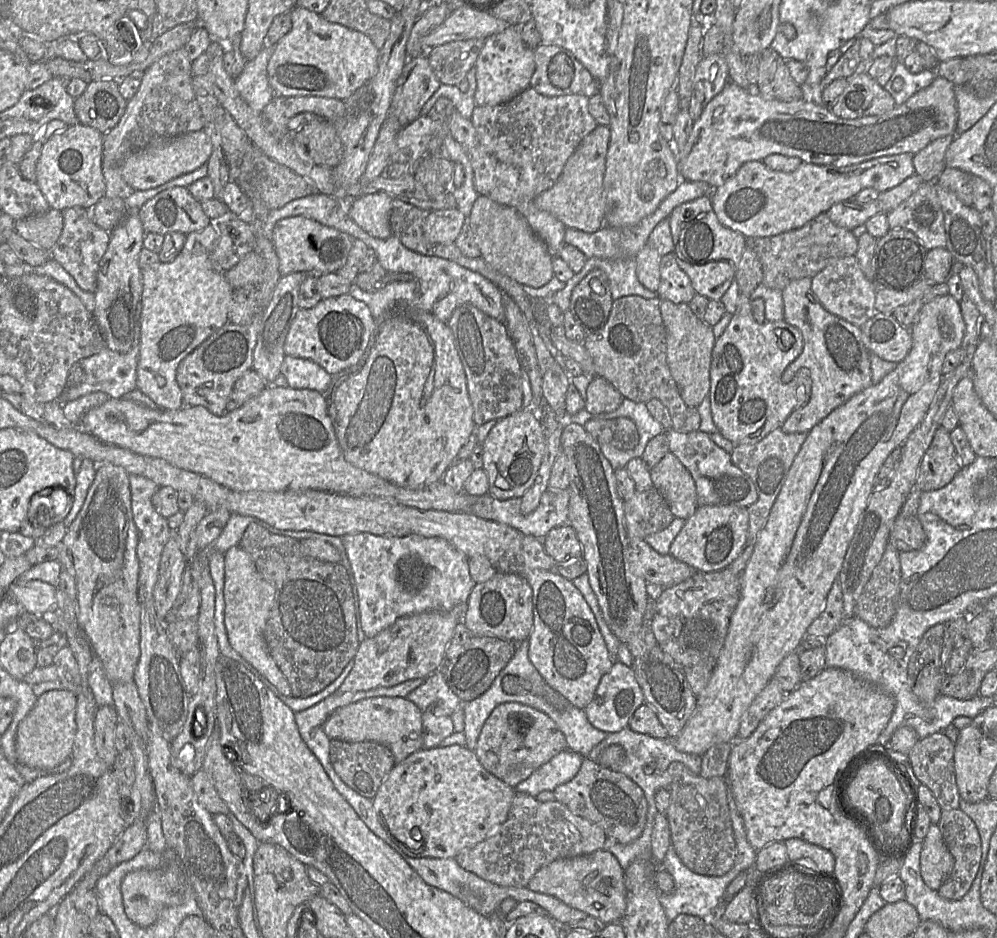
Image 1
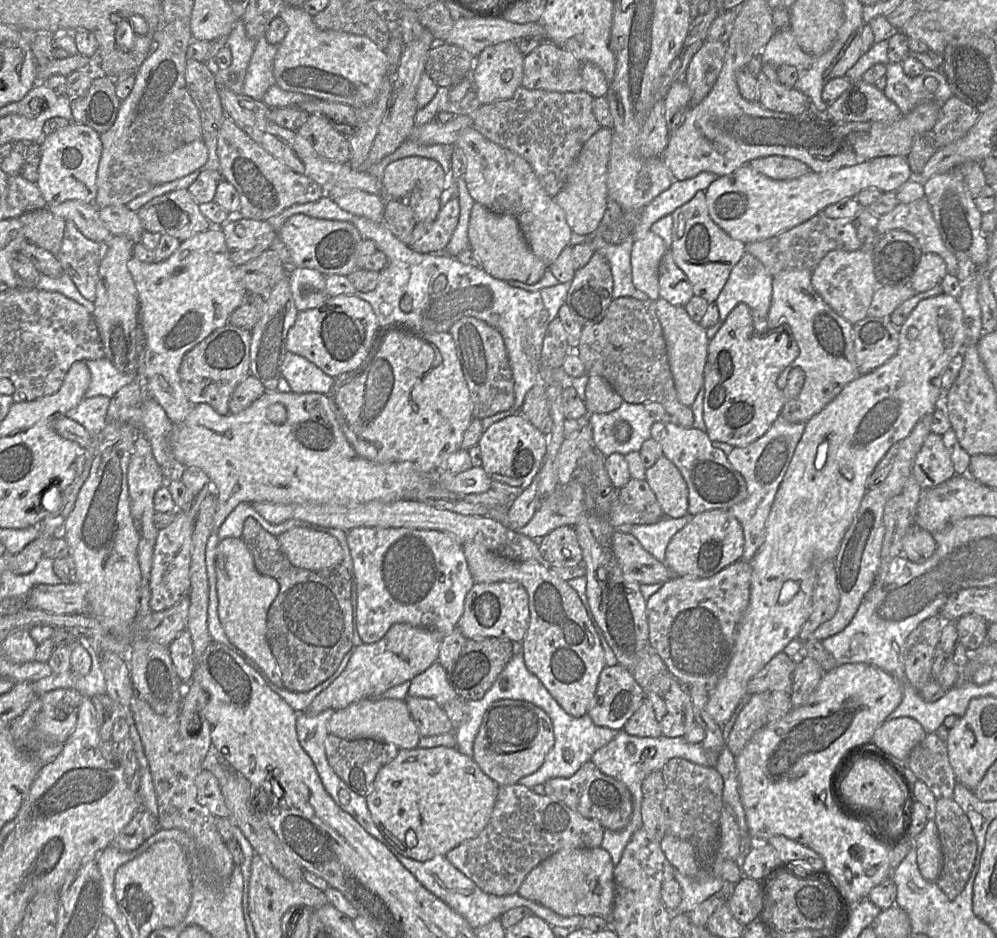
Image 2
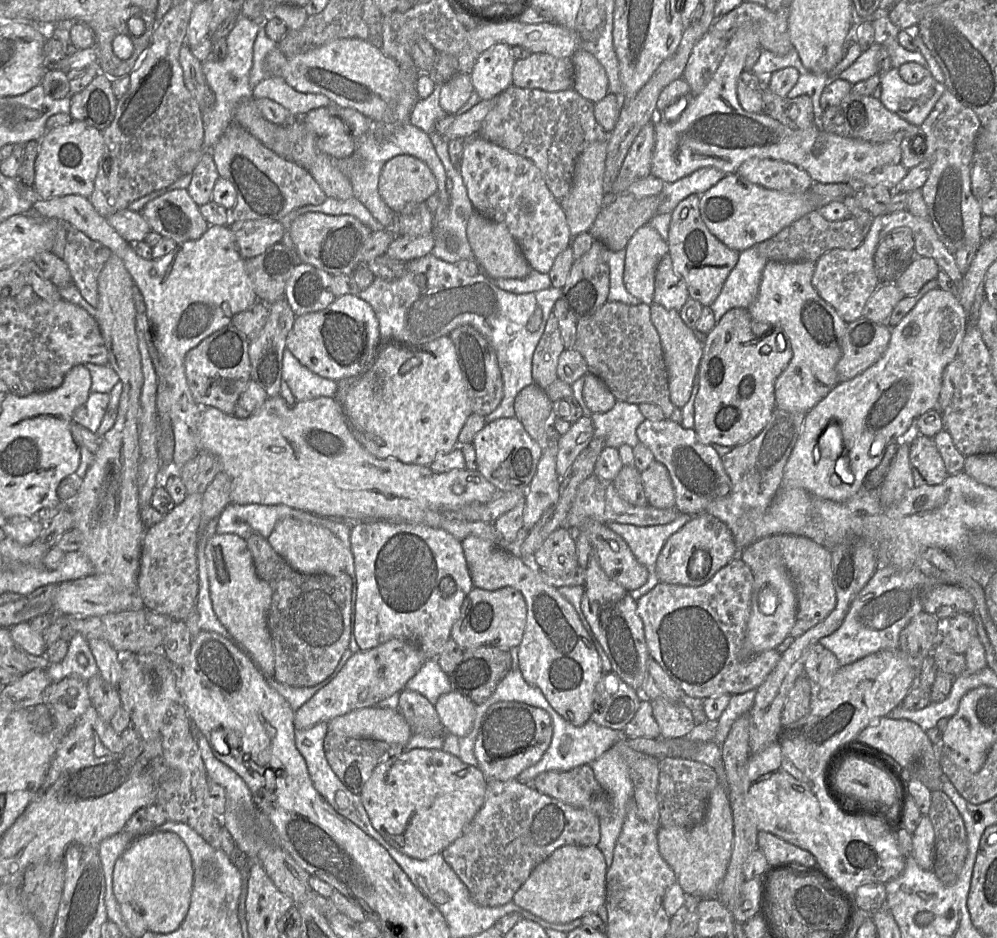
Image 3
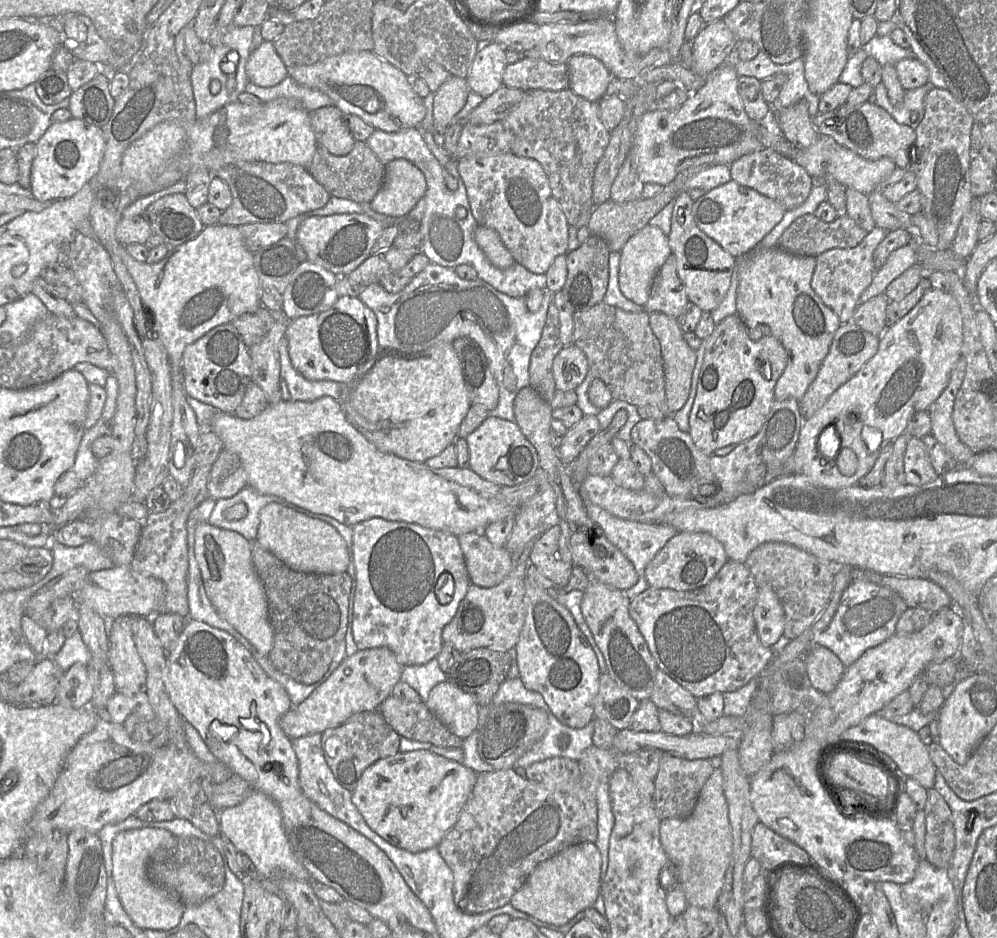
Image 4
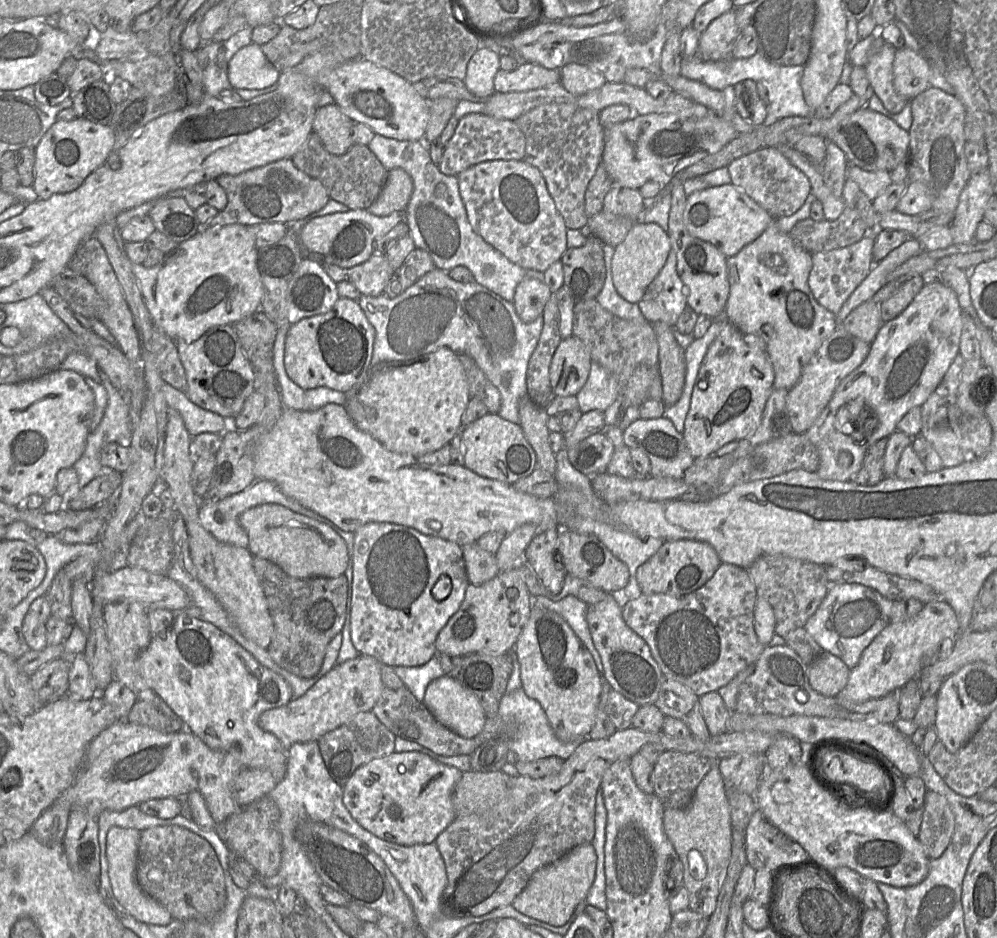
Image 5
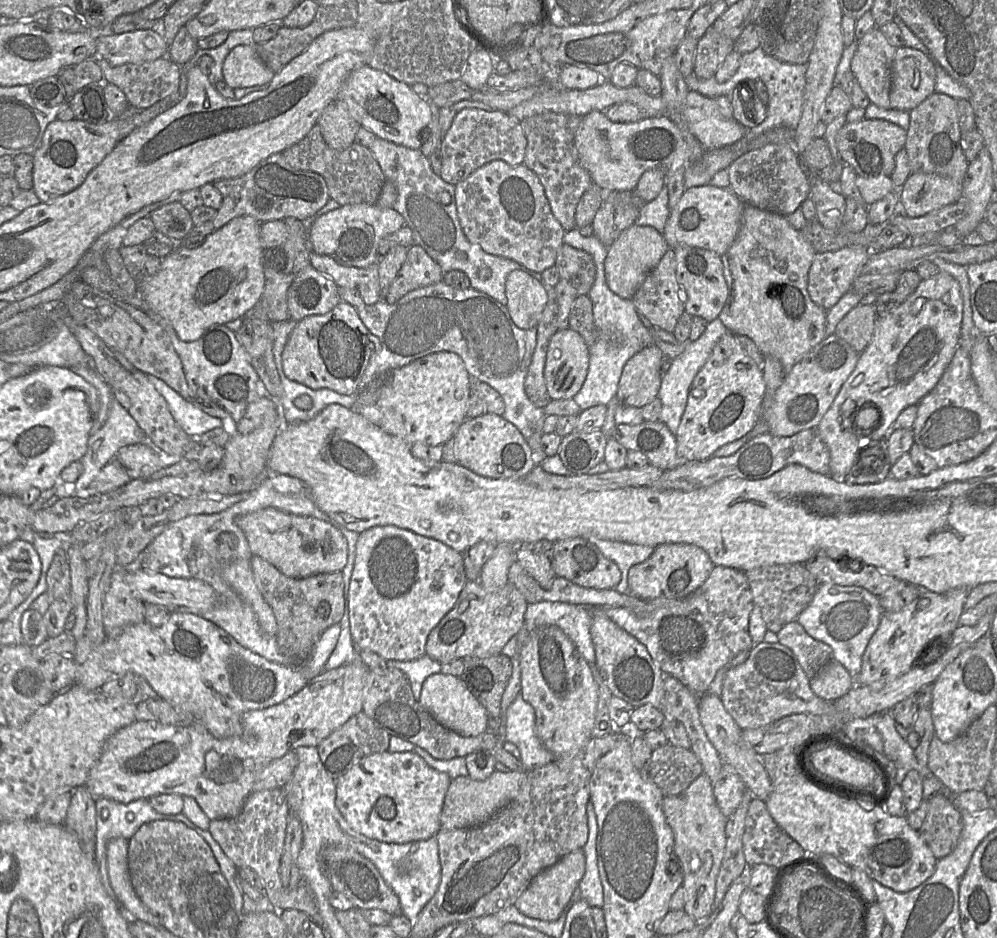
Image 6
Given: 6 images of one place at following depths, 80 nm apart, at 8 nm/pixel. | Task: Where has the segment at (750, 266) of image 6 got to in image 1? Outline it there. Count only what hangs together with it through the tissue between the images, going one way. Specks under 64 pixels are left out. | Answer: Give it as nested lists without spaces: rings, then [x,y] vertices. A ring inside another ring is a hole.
[[[804,277],[792,280],[781,291],[784,311],[783,320],[797,327],[803,336],[802,352],[785,368],[781,380],[784,383],[788,383],[801,367],[809,370],[811,378],[810,393],[807,400],[789,414],[782,424],[781,429],[786,433],[808,433],[811,428],[823,420],[834,409],[873,384],[870,352],[862,341],[859,327],[831,314],[823,307],[812,290],[812,278]]]

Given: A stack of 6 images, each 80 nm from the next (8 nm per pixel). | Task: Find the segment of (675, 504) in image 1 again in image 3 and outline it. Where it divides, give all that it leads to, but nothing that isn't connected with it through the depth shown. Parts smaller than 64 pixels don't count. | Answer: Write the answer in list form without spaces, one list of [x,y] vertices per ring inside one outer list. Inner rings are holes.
[[[658,461],[641,473],[645,496],[648,504],[668,509],[675,507],[675,492],[667,468]]]

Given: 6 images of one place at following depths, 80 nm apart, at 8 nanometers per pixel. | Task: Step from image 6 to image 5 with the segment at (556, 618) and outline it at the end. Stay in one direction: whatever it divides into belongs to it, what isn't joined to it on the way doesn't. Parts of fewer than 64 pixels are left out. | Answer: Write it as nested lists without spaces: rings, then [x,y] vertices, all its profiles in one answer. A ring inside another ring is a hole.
[[[568,595],[558,601],[542,596],[536,597],[532,598],[532,605],[552,610],[563,617],[580,641],[589,650],[595,661],[596,667],[600,672],[600,675],[603,676],[604,671],[601,657],[594,645],[586,619],[589,605],[574,595]]]

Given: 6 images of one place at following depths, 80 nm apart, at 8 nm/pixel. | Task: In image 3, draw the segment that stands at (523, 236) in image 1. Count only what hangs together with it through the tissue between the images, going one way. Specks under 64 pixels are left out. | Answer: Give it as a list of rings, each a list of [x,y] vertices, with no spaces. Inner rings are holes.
[[[474,211],[468,221],[467,237],[475,255],[475,260],[482,272],[489,278],[522,279],[530,273],[532,268],[524,258],[516,240],[505,224],[494,222]]]

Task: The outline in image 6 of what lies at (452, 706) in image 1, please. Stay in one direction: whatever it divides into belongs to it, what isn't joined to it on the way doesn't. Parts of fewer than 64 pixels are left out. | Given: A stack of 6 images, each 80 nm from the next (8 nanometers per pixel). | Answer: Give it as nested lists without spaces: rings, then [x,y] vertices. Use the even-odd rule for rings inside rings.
[[[427,655],[410,661],[387,660],[387,665],[407,675],[416,701],[420,700],[424,681],[433,674],[441,673],[441,664]]]

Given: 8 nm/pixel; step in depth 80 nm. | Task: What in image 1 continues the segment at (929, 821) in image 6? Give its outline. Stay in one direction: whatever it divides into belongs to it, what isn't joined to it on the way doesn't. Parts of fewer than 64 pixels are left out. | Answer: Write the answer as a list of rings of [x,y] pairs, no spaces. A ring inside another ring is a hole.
[[[960,808],[942,809],[938,827],[944,842],[954,857],[954,867],[947,880],[939,888],[940,896],[947,900],[959,900],[969,891],[975,879],[981,859],[981,840],[975,823]]]

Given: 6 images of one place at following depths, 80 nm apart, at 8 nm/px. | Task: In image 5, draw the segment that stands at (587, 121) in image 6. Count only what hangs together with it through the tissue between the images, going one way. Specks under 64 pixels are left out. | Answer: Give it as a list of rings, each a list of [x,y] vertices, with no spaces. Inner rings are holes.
[[[709,113],[701,119],[690,120],[682,120],[674,114],[635,114],[624,122],[604,127],[601,163],[612,178],[612,182],[620,186],[639,190],[646,182],[655,181],[664,187],[677,173],[719,152],[738,135],[730,122],[714,113]]]

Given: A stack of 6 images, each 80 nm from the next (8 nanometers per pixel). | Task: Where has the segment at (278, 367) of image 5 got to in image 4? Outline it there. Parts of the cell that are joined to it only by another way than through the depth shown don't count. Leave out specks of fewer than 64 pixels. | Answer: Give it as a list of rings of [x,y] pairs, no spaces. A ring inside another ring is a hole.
[[[286,336],[279,344],[279,359],[280,377],[287,384],[292,401],[313,402],[326,396],[338,401],[341,394],[341,384],[329,380],[306,379],[293,367]]]

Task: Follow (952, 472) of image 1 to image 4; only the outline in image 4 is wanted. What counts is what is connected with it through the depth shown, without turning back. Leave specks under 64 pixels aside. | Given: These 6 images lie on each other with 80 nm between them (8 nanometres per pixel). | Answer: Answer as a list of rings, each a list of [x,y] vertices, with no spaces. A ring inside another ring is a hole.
[[[909,438],[904,455],[904,473],[906,483],[910,485],[924,485],[933,482],[939,476],[921,438]]]

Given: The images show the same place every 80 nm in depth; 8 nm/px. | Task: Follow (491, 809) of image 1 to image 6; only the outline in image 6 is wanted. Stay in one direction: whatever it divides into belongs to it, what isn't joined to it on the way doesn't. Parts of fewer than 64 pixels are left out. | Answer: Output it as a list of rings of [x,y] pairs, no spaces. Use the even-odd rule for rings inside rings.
[[[382,752],[369,755],[336,780],[336,806],[349,826],[358,833],[386,843],[404,844],[427,840],[441,829],[440,814],[451,778],[430,767],[412,752]]]

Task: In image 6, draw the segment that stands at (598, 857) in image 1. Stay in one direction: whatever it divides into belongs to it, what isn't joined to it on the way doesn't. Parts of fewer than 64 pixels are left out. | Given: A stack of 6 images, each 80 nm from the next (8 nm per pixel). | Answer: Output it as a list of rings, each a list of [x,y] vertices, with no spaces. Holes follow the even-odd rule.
[[[582,849],[575,850],[551,867],[540,872],[516,900],[514,906],[524,915],[544,921],[557,920],[585,873],[586,859]]]

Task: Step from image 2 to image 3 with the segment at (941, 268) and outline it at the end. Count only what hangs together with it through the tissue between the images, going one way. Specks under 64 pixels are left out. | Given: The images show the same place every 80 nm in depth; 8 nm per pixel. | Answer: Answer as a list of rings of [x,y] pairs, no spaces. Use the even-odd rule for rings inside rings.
[[[915,257],[895,284],[905,296],[915,295],[928,281],[936,279],[939,271],[933,258]]]

